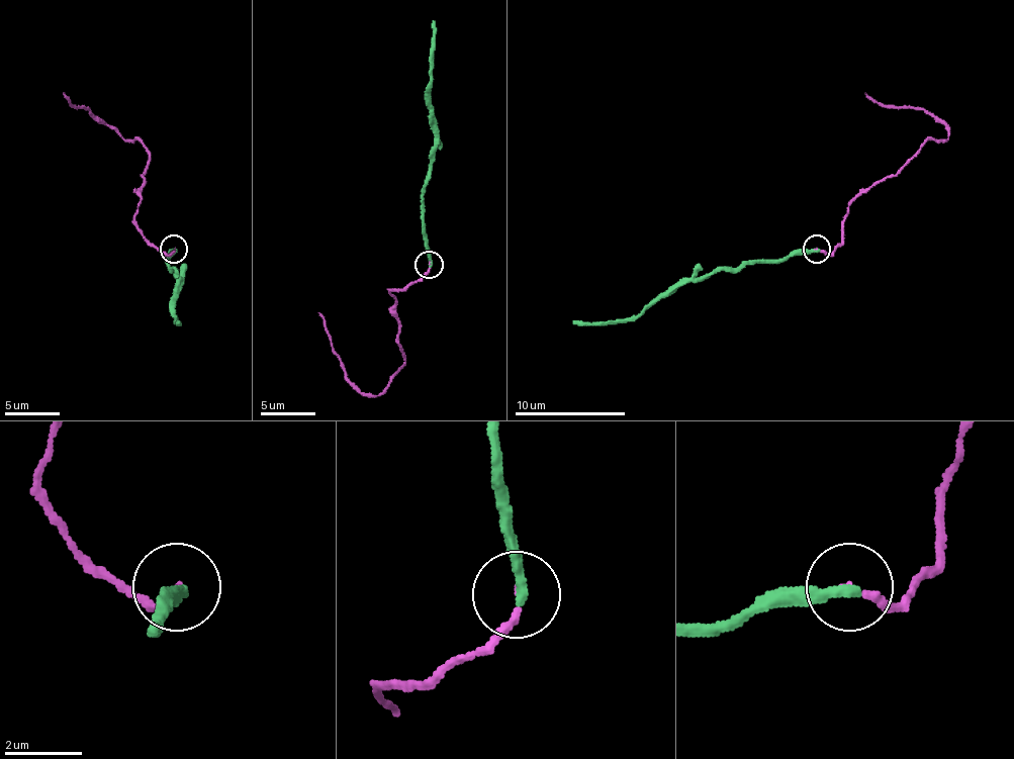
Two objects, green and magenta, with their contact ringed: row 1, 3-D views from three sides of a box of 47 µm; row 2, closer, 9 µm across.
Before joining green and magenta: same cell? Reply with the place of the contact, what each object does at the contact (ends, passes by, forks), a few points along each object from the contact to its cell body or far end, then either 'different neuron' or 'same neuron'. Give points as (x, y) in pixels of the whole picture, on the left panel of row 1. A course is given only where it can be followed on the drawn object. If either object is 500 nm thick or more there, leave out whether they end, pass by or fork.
at (174, 249); green ends there; magenta ends there; green runs (174, 250), (169, 261), (180, 277), (174, 315), (177, 321); magenta runs (174, 250), (158, 250), (135, 221), (150, 153), (88, 108), (75, 108), (64, 92); different neuron

